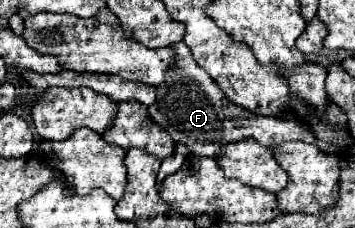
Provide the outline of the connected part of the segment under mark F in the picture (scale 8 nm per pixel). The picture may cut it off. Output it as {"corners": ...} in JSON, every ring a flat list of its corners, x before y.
{"corners":[[183,41,171,45,177,53,175,65,167,71,165,83,159,85,157,101,149,107,149,117,167,129,175,143,187,147,191,155,197,157,215,157,219,153,219,143,231,143,241,139,255,139,263,147,279,147,281,141,305,141,315,143,315,135,309,127,293,121,293,119,277,119,277,117,261,117,239,105,227,101,221,89,211,81,205,69,201,69,191,57,191,49]]}

